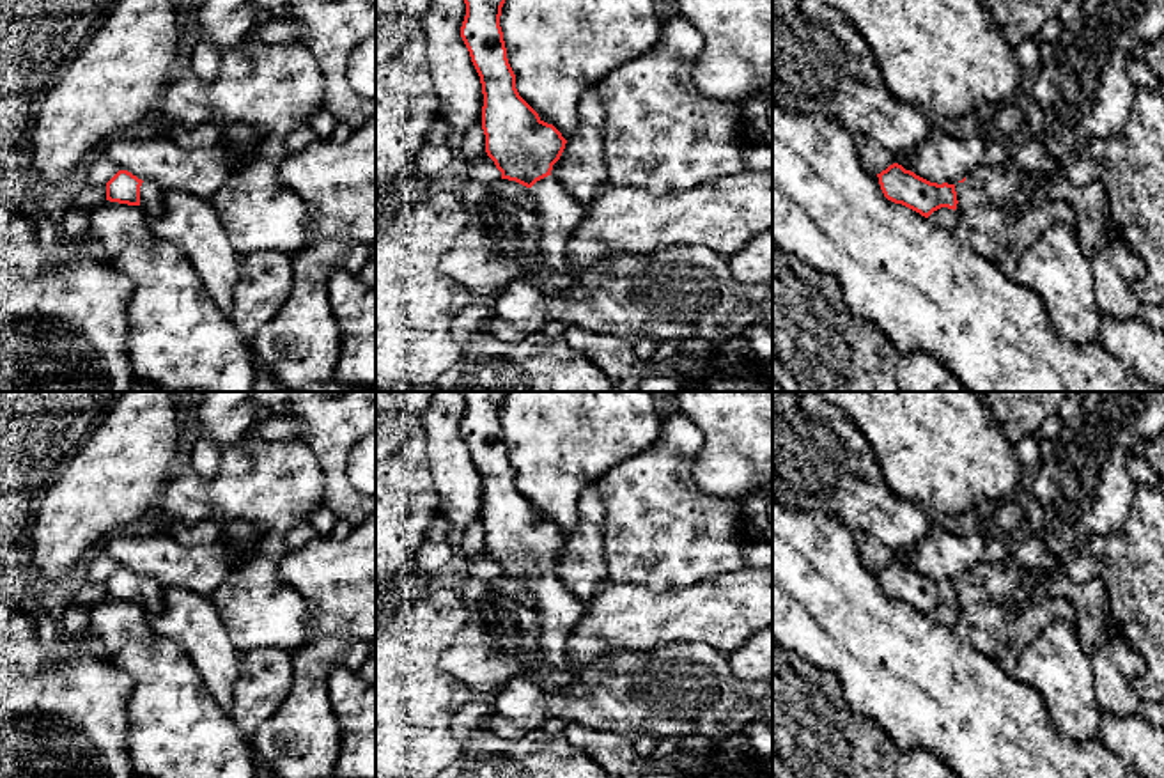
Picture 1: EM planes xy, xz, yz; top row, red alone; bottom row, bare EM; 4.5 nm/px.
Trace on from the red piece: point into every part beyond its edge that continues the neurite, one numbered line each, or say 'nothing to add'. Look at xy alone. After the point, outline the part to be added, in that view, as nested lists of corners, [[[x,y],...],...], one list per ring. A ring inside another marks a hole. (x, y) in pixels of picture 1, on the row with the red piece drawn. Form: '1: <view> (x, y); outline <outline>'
1: xy (151, 195); outline [[[144,181],[140,186],[140,209],[147,214],[161,214],[163,213],[165,190],[154,181]]]

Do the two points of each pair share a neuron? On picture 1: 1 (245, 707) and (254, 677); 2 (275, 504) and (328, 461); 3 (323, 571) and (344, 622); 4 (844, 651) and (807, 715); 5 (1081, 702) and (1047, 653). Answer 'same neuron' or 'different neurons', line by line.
1: same neuron
2: different neurons
3: same neuron
4: different neurons
5: same neuron

